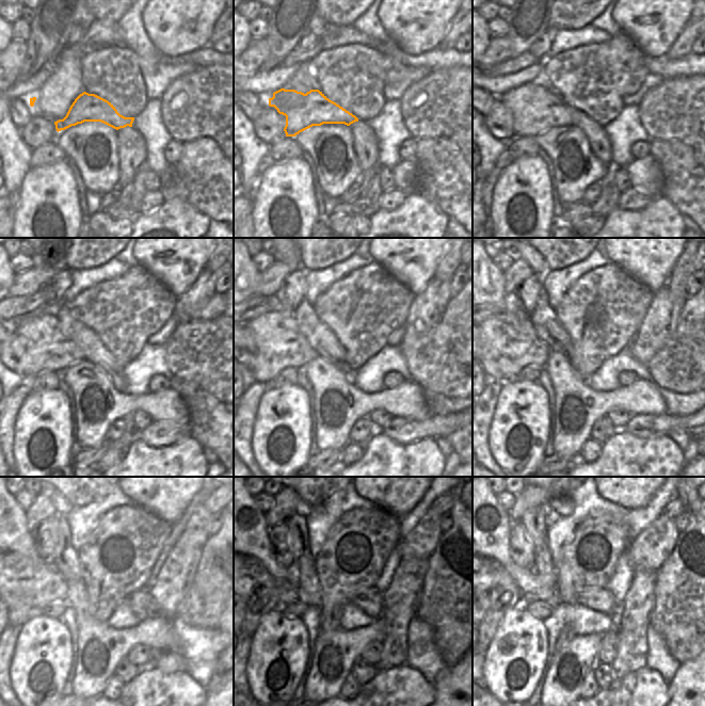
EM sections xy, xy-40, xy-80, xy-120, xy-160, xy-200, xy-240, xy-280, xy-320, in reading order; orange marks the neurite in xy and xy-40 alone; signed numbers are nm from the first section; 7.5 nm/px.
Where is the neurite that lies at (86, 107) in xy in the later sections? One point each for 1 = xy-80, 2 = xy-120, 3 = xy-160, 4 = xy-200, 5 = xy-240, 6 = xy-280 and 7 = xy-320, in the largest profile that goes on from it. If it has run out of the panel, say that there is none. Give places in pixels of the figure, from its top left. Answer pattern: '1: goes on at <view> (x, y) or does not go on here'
1: goes on at xy-80 (543, 109)
2: goes on at xy-120 (42, 334)
3: goes on at xy-160 (276, 331)
4: goes on at xy-200 (506, 333)
5: goes on at xy-240 (16, 573)
6: goes on at xy-280 (255, 576)
7: goes on at xy-320 (494, 572)

